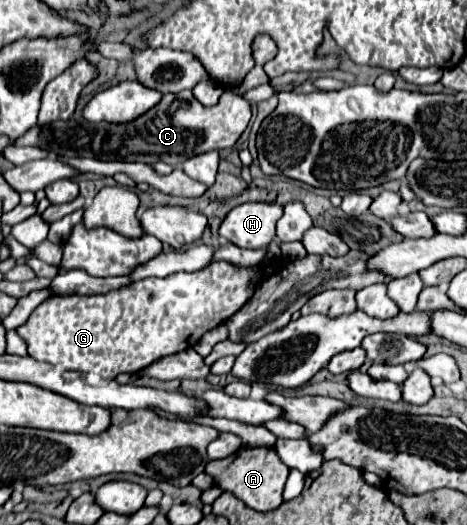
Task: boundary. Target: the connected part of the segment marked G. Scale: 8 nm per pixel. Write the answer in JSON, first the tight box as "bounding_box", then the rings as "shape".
{"bounding_box":[17,258,287,378],"shape":[[[283,258],[269,262],[267,266],[249,268],[235,266],[231,262],[213,262],[199,272],[177,272],[165,278],[145,278],[133,282],[129,288],[113,290],[101,296],[53,296],[37,306],[29,320],[17,328],[17,332],[27,340],[29,356],[35,360],[43,360],[65,370],[95,372],[101,378],[115,378],[121,372],[135,374],[159,358],[195,346],[205,332],[227,322],[229,316],[235,314],[253,296],[257,284],[263,278],[277,274],[277,270],[281,270],[285,264],[287,262]]]}

